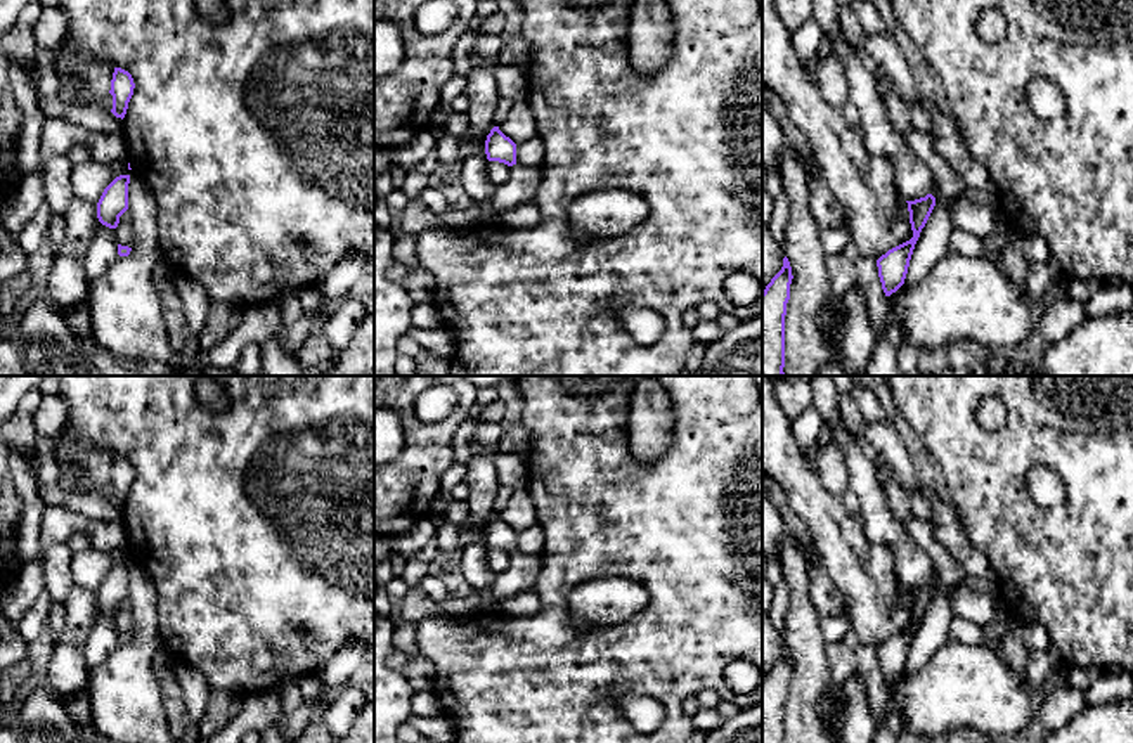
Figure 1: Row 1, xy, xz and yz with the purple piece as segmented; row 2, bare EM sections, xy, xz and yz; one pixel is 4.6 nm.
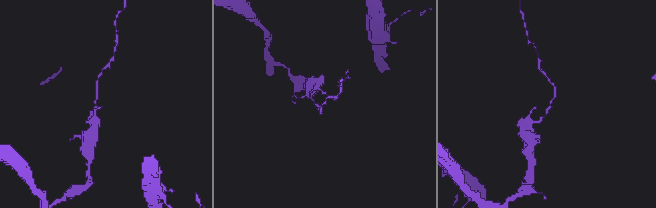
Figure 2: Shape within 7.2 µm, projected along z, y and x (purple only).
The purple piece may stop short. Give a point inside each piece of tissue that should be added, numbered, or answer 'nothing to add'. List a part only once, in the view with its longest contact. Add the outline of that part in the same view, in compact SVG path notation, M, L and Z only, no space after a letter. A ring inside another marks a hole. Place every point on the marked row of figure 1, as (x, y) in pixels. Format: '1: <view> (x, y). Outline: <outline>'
nothing to add

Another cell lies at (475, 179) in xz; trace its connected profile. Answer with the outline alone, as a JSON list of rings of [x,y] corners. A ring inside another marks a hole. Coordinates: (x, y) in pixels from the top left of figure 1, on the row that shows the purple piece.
[[[487,137],[478,140],[480,151],[476,154],[461,161],[463,166],[461,180],[464,191],[478,204],[487,203],[495,189],[487,173],[489,159],[485,154],[485,140]]]

